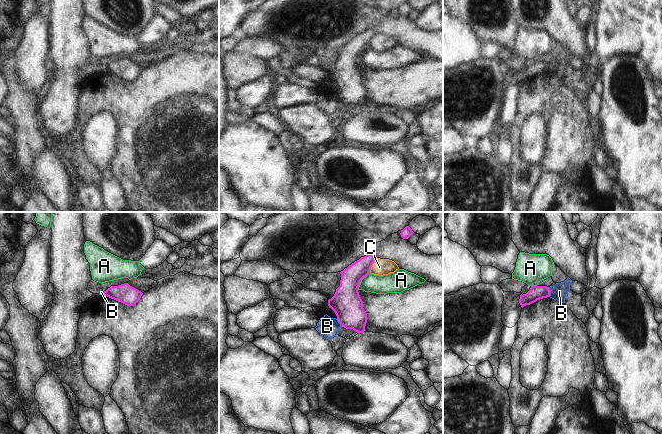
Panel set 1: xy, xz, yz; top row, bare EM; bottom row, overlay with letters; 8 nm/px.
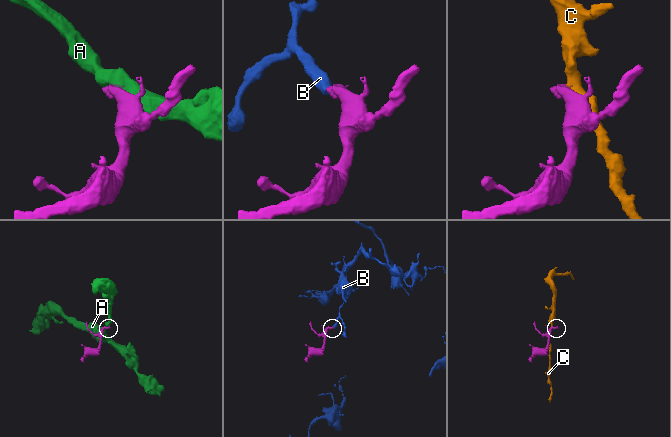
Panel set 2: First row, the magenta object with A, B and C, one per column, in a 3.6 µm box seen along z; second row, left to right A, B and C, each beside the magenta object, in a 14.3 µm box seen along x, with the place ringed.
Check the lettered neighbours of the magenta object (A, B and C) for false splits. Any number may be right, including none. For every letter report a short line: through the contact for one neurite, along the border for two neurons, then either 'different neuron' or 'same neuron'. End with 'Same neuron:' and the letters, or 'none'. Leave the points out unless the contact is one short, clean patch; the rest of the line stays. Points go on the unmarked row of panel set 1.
A: different neuron
B: line yz (548, 63), (549, 72); different neuron
C: different neuron
Same neuron: none

